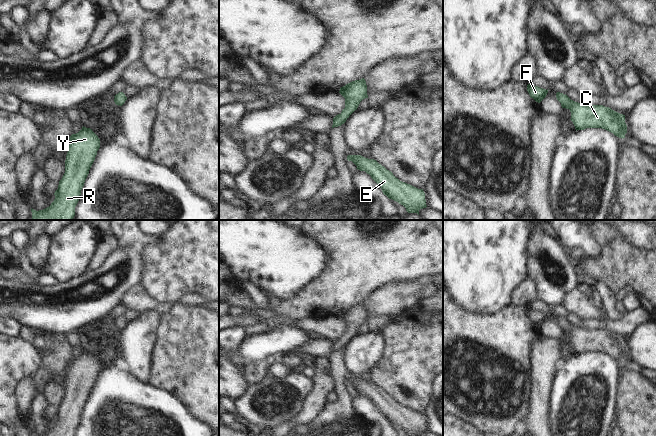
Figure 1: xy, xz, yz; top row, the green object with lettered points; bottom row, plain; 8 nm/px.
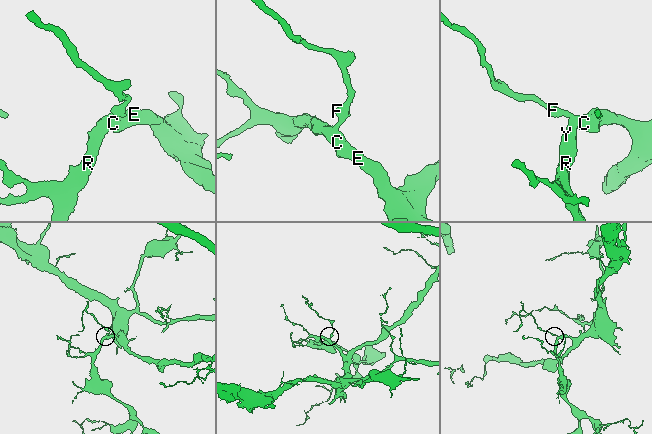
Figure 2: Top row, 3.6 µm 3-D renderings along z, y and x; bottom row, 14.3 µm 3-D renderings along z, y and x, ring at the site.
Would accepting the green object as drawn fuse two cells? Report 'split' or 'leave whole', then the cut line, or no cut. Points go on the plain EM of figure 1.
leave whole | no cut

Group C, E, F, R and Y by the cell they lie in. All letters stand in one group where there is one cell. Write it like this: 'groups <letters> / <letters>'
groups C E F R Y

